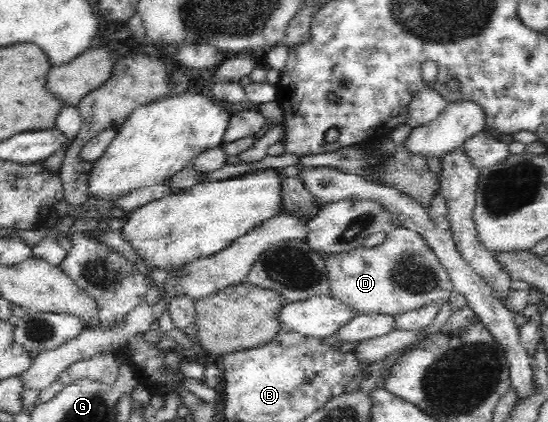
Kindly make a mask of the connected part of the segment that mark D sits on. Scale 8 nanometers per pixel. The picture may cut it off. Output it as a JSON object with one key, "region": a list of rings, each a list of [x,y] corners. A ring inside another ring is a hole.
{"region":[[[403,226],[387,234],[384,243],[373,249],[365,249],[363,254],[350,250],[342,255],[344,263],[329,260],[324,263],[328,271],[329,294],[331,298],[345,303],[345,306],[356,309],[357,314],[382,313],[396,316],[430,304],[445,304],[454,292],[450,275],[423,236]]]}

